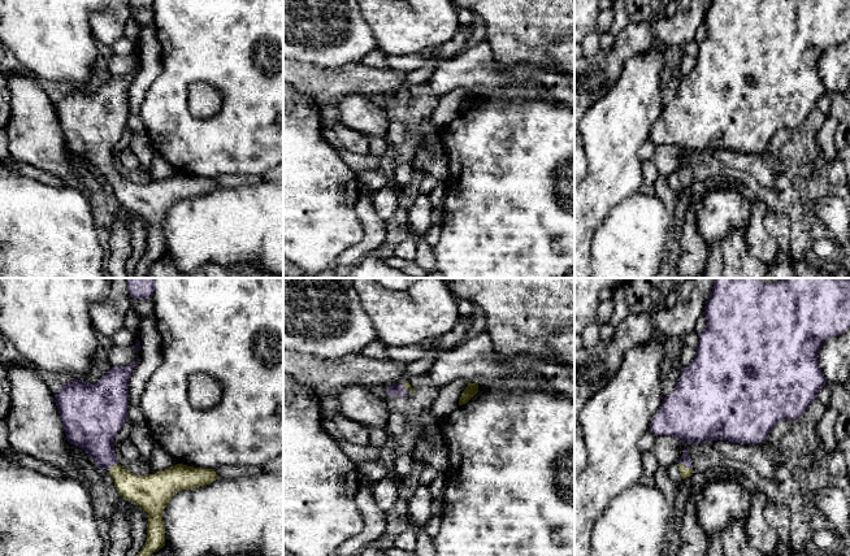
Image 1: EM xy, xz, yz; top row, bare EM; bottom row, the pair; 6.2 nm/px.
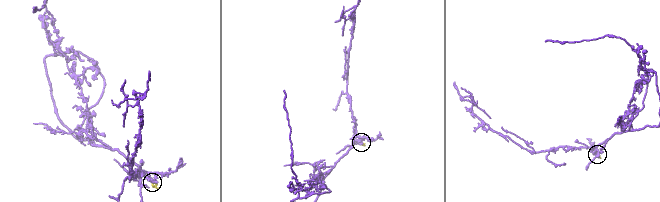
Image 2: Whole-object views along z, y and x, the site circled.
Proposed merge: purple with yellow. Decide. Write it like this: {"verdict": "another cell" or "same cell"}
{"verdict": "same cell"}

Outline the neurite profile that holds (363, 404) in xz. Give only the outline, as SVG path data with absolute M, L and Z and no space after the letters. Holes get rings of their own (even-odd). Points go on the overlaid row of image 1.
M354 385L333 396L337 399L343 417L365 427L389 427L391 417L387 411L389 396L385 392Z

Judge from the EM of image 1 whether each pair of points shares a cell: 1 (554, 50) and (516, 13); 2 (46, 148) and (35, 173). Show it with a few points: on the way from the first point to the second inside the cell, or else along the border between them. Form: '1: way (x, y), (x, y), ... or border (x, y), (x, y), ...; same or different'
1: border (560, 39), (547, 46), (556, 72); different
2: border (13, 159), (53, 173), (63, 185); different

